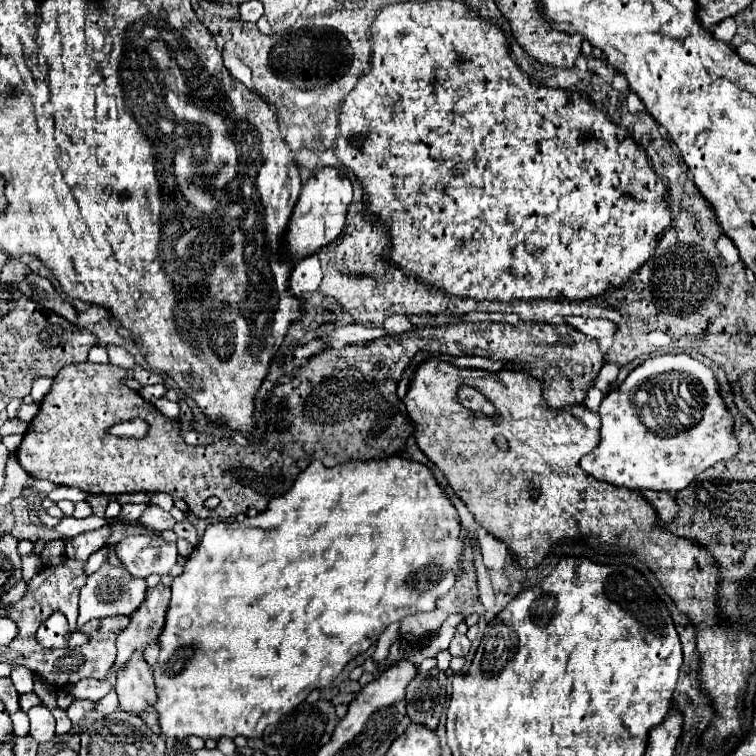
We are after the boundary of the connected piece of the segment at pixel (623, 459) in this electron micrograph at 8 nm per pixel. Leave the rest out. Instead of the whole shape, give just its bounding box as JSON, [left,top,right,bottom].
[582,356,738,492]

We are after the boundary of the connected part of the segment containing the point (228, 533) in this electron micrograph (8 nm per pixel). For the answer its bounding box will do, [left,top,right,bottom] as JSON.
[152,456,464,740]

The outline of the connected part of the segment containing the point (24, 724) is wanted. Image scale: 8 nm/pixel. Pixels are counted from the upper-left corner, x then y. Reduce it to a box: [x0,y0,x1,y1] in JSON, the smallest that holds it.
[10,712,28,736]

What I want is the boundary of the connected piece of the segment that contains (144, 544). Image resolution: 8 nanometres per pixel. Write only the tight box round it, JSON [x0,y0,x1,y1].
[116,534,178,578]

